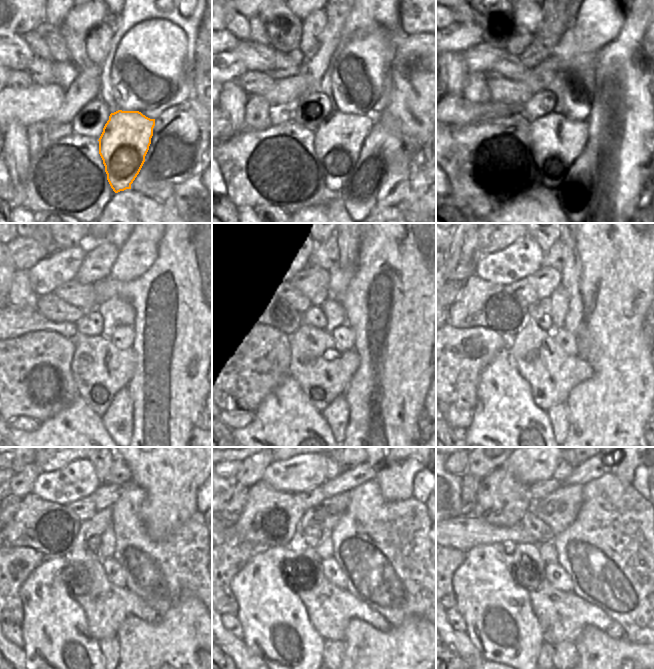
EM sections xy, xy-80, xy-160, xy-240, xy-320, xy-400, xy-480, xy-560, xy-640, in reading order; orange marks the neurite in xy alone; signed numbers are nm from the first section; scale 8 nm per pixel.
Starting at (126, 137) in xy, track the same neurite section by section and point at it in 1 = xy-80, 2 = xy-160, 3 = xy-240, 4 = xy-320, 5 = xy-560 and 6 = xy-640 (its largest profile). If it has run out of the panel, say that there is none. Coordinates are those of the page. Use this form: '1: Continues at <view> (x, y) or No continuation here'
1: Continues at xy-80 (338, 140)
2: Continues at xy-160 (557, 141)
3: Continues at xy-240 (100, 370)
4: Continues at xy-320 (324, 371)
5: Continues at xy-560 (330, 609)
6: Continues at xy-640 (562, 616).

